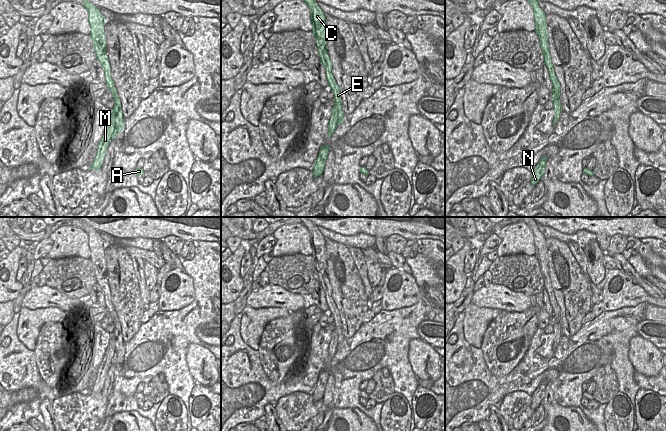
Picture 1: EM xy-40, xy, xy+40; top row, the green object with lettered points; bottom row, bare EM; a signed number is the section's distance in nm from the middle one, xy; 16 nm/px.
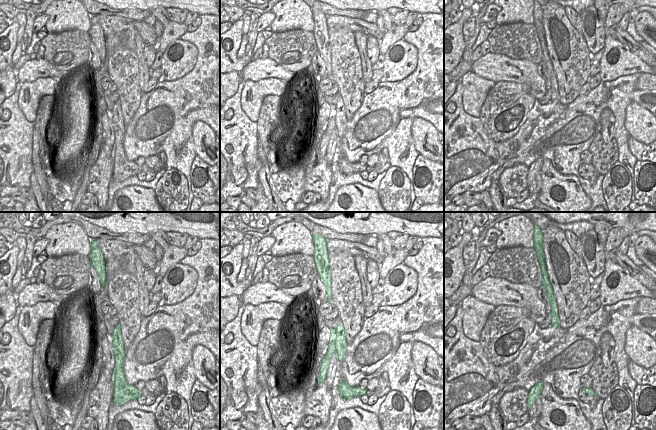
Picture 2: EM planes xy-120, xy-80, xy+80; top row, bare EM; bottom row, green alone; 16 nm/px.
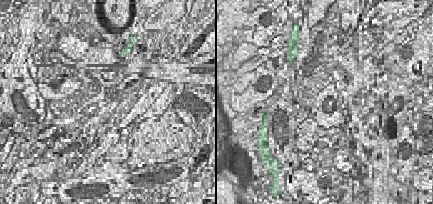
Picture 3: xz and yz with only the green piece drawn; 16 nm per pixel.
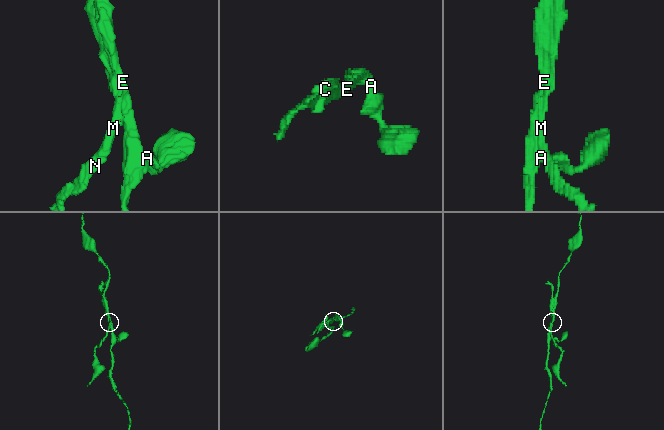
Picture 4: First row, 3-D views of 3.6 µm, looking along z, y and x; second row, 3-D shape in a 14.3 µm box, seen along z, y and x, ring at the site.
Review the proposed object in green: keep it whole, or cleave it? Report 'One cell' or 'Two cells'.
Two cells

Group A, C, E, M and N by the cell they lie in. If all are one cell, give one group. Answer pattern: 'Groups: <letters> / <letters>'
Groups: A C E / M N

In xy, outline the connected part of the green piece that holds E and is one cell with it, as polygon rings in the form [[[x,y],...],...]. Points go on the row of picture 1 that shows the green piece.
[[[303,0],[310,9],[311,23],[312,23],[312,33],[316,40],[316,46],[318,48],[318,53],[320,56],[320,61],[324,68],[328,69],[329,76],[329,87],[334,93],[334,102],[337,104],[338,114],[339,114],[339,124],[343,124],[343,116],[345,115],[342,108],[342,99],[340,94],[339,86],[337,85],[335,78],[332,74],[332,62],[327,52],[327,37],[326,37],[326,16],[321,8],[318,6],[317,2],[314,0]]]

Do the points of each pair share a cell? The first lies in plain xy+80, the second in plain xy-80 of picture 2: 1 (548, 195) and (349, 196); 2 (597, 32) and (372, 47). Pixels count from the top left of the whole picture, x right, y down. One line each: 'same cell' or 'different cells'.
1: same cell
2: same cell

